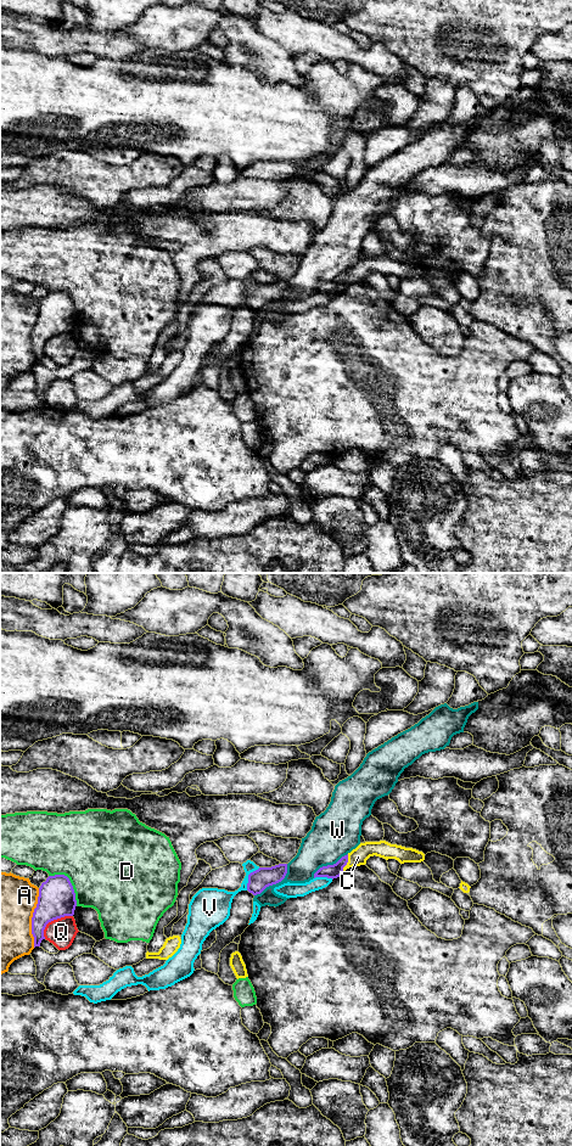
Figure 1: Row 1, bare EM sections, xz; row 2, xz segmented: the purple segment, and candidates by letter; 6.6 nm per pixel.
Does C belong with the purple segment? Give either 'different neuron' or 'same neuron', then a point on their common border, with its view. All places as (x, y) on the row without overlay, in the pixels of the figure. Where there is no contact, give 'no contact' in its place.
different neuron; contact xz (347, 277)

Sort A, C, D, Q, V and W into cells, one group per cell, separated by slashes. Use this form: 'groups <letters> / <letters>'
groups A / C / D / Q / V / W

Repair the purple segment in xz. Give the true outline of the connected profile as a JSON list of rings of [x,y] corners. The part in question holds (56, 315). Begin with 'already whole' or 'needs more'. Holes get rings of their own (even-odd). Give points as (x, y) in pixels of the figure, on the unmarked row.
already whole; [[[65,291],[49,292],[39,304],[38,320],[32,333],[34,364],[40,363],[46,341],[54,336],[73,332],[77,322],[75,309]]]

